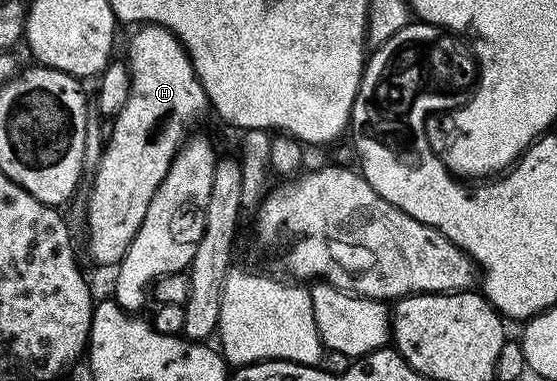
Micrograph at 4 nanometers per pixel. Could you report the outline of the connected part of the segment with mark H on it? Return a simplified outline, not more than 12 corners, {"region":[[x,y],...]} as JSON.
{"region":[[164,26],[92,174],[86,246],[117,267],[208,99]]}

